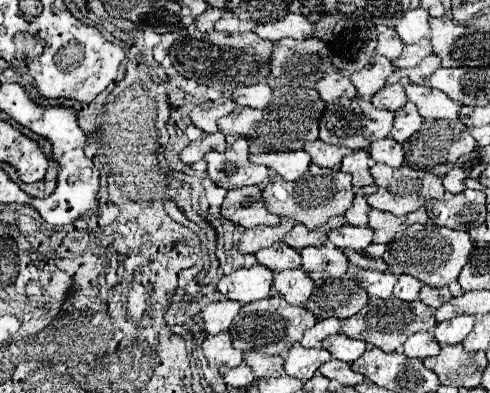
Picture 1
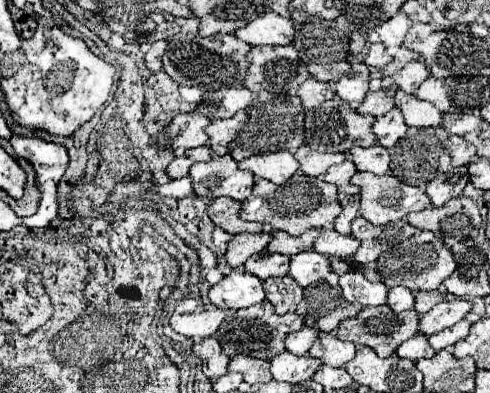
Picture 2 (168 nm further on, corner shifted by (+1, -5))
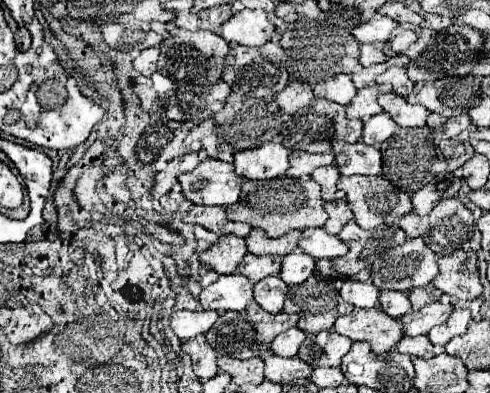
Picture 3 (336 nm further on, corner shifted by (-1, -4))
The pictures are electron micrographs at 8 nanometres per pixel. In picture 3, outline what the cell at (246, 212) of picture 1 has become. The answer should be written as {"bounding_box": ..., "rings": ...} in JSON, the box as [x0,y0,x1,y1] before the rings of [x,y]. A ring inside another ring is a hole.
{"bounding_box":[183,206,253,238],"rings":[[[193,206],[183,216],[183,220],[191,222],[191,224],[201,224],[203,228],[207,228],[211,232],[217,232],[219,236],[235,234],[235,236],[243,236],[245,238],[253,230],[249,224],[227,220],[223,206]]]}

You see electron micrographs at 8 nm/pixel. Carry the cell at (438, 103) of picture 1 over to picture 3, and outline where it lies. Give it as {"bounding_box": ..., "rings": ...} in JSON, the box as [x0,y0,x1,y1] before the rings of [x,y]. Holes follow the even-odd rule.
{"bounding_box":[379,92,431,128],"rings":[[[389,92],[389,94],[381,94],[379,96],[379,104],[383,106],[383,110],[399,124],[399,126],[411,126],[411,128],[421,128],[427,122],[427,116],[431,114],[427,108],[421,106],[411,106],[407,102],[407,98]]]}

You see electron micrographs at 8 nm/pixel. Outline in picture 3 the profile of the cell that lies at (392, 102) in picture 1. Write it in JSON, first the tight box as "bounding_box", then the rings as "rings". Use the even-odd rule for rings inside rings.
{"bounding_box":[345,84,383,120],"rings":[[[373,84],[369,88],[363,88],[357,92],[355,100],[345,108],[349,118],[361,118],[361,120],[369,120],[371,116],[379,114],[383,108],[377,104],[377,96],[379,96],[379,86]]]}

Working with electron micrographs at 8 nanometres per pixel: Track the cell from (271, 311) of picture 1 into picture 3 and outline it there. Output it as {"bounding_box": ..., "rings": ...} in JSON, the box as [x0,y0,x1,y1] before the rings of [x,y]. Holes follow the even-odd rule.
{"bounding_box":[205,302,299,358],"rings":[[[253,302],[241,312],[223,312],[219,316],[217,324],[213,324],[213,328],[205,334],[205,338],[213,346],[213,350],[221,356],[225,354],[225,356],[235,356],[235,358],[253,358],[253,356],[261,356],[261,354],[269,352],[269,344],[281,332],[293,328],[297,324],[297,320],[299,320],[297,314],[287,314],[287,312],[269,314],[257,302]]]}

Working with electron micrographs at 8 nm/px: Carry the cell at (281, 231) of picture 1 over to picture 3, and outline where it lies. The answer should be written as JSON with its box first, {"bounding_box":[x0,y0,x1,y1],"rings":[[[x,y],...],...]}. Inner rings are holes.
{"bounding_box":[199,236,247,274],"rings":[[[221,236],[209,250],[199,254],[199,260],[219,274],[233,274],[247,252],[245,238]]]}

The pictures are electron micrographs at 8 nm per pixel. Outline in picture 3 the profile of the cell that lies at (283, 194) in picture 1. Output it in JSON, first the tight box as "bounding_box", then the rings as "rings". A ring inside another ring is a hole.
{"bounding_box":[227,176,329,238],"rings":[[[281,176],[275,180],[245,180],[243,192],[237,204],[227,206],[227,218],[235,222],[247,222],[255,228],[261,228],[271,238],[279,238],[293,228],[323,226],[329,216],[325,216],[321,188],[313,178],[289,178]]]}

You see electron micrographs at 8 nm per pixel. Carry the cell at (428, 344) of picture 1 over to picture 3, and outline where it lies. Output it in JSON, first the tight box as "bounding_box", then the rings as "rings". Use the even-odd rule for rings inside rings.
{"bounding_box":[397,336,433,358],"rings":[[[405,336],[399,344],[397,344],[397,352],[401,354],[409,354],[409,356],[421,356],[421,358],[433,358],[433,344],[429,342],[427,336],[417,336],[417,338],[409,338]]]}

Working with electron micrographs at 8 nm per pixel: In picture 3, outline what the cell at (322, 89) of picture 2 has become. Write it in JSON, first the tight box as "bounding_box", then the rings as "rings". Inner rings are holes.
{"bounding_box":[275,80,317,114],"rings":[[[291,80],[287,88],[275,96],[275,102],[281,106],[281,110],[289,114],[295,114],[299,108],[307,108],[313,104],[313,100],[317,100],[317,96],[313,96],[311,86],[299,80]]]}

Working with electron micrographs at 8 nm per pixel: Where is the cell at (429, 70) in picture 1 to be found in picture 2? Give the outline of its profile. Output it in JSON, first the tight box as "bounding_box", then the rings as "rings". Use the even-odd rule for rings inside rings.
{"bounding_box":[393,61,429,93],"rings":[[[413,61],[413,63],[407,63],[401,71],[397,71],[397,73],[393,75],[393,83],[395,83],[399,89],[407,91],[407,93],[415,93],[417,87],[419,87],[427,77],[429,77],[427,67],[425,67],[421,61]]]}

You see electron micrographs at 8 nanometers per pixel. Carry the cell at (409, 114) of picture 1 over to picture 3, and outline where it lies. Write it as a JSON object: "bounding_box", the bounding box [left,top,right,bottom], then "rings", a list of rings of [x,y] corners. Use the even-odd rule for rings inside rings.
{"bounding_box":[363,112,399,146],"rings":[[[381,112],[373,118],[369,118],[363,126],[363,142],[371,146],[379,146],[387,142],[391,136],[399,132],[399,124],[393,124],[393,118],[387,112]]]}

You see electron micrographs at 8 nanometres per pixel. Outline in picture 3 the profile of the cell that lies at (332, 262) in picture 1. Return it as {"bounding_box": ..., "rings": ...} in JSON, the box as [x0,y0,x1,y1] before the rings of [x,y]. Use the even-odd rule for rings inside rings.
{"bounding_box":[279,250,315,286],"rings":[[[295,250],[283,258],[279,276],[289,286],[297,286],[297,284],[303,284],[313,272],[315,272],[315,258],[311,258],[309,254],[305,254],[301,250]]]}

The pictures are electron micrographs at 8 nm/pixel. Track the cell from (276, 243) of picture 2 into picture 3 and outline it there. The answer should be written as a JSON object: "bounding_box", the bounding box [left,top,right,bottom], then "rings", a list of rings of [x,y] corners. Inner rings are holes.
{"bounding_box":[245,228,303,258],"rings":[[[255,228],[245,238],[245,242],[247,242],[249,252],[253,252],[257,256],[281,256],[283,258],[297,248],[297,240],[301,240],[301,232],[303,230],[293,230],[281,238],[269,238],[269,236],[265,236],[265,232]]]}

